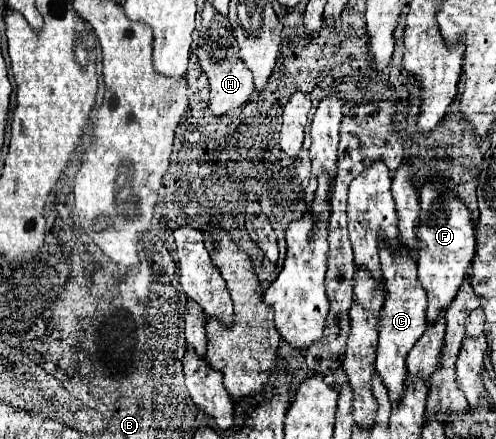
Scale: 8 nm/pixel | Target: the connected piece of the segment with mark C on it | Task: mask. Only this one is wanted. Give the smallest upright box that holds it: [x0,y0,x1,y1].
[376,243,426,403]

